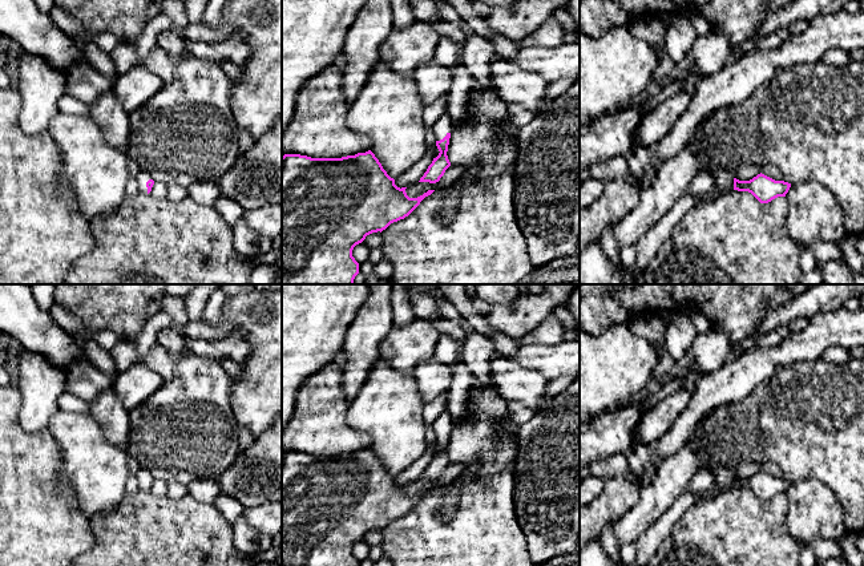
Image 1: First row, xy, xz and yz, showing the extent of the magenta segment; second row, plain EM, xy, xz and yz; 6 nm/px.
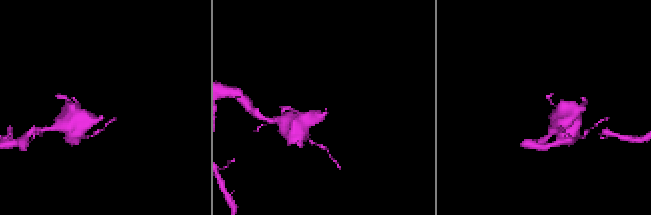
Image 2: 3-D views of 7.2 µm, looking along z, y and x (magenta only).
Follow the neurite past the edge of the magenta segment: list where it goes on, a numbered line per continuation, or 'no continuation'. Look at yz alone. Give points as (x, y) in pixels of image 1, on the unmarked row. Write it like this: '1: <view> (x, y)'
no continuation

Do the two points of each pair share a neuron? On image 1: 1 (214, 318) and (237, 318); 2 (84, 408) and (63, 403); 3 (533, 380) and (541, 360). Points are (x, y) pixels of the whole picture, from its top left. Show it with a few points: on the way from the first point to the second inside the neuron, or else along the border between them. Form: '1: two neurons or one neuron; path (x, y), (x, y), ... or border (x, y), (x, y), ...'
1: two neurons; border (227, 298), (218, 323), (209, 324), (201, 318)
2: one neuron; path (79, 405), (68, 403)
3: two neurons; border (512, 358), (523, 367), (537, 370), (548, 381)

